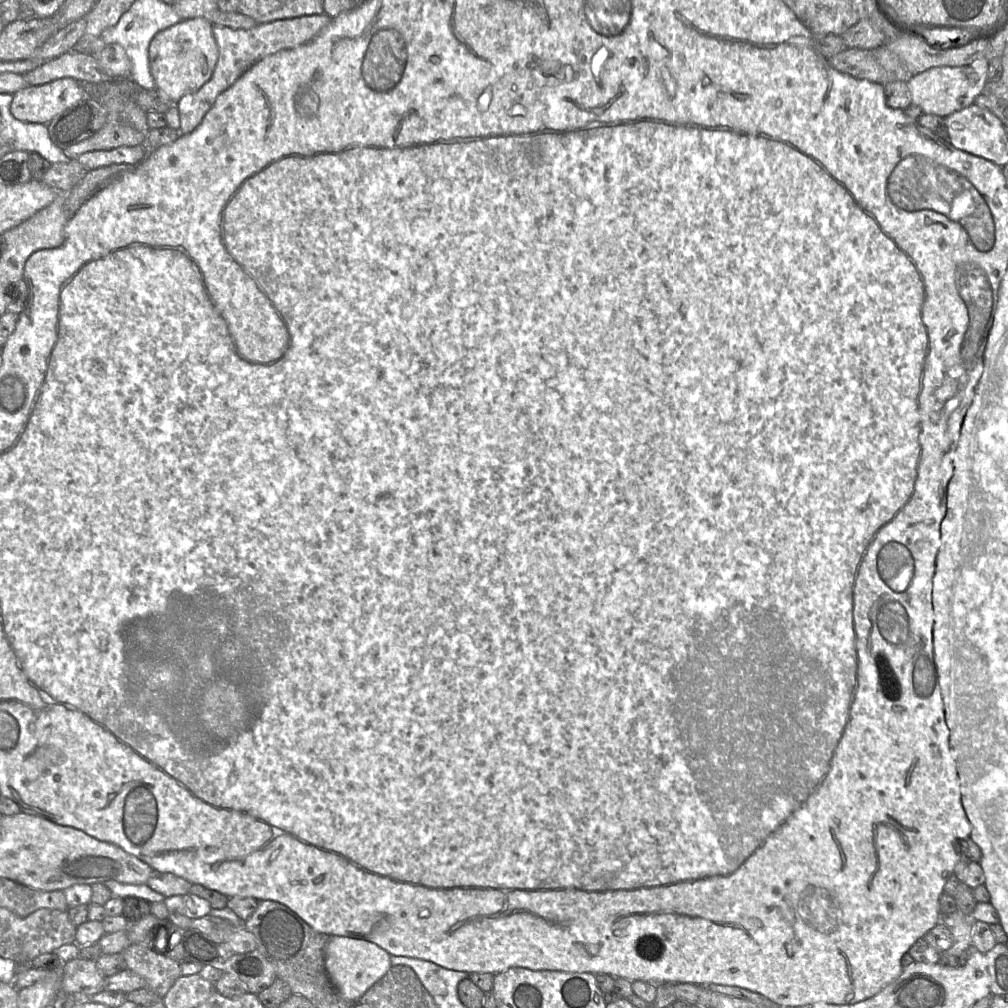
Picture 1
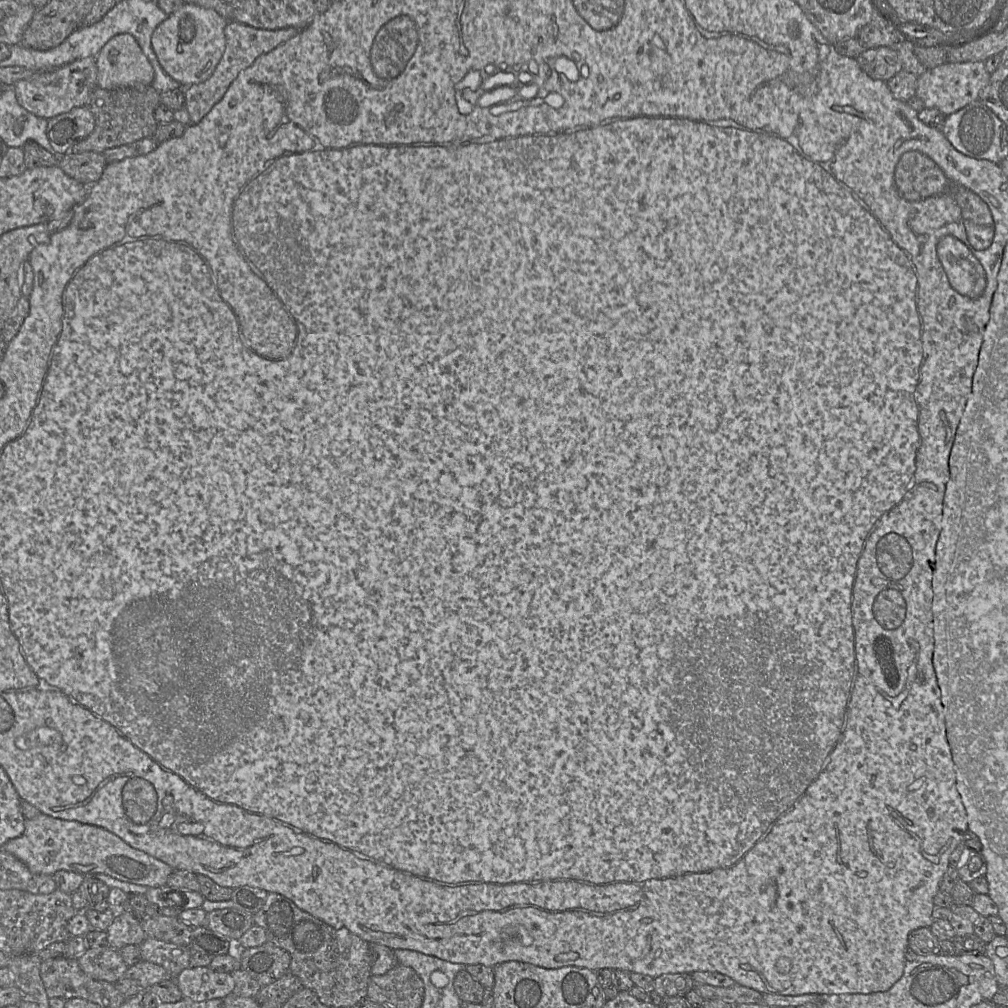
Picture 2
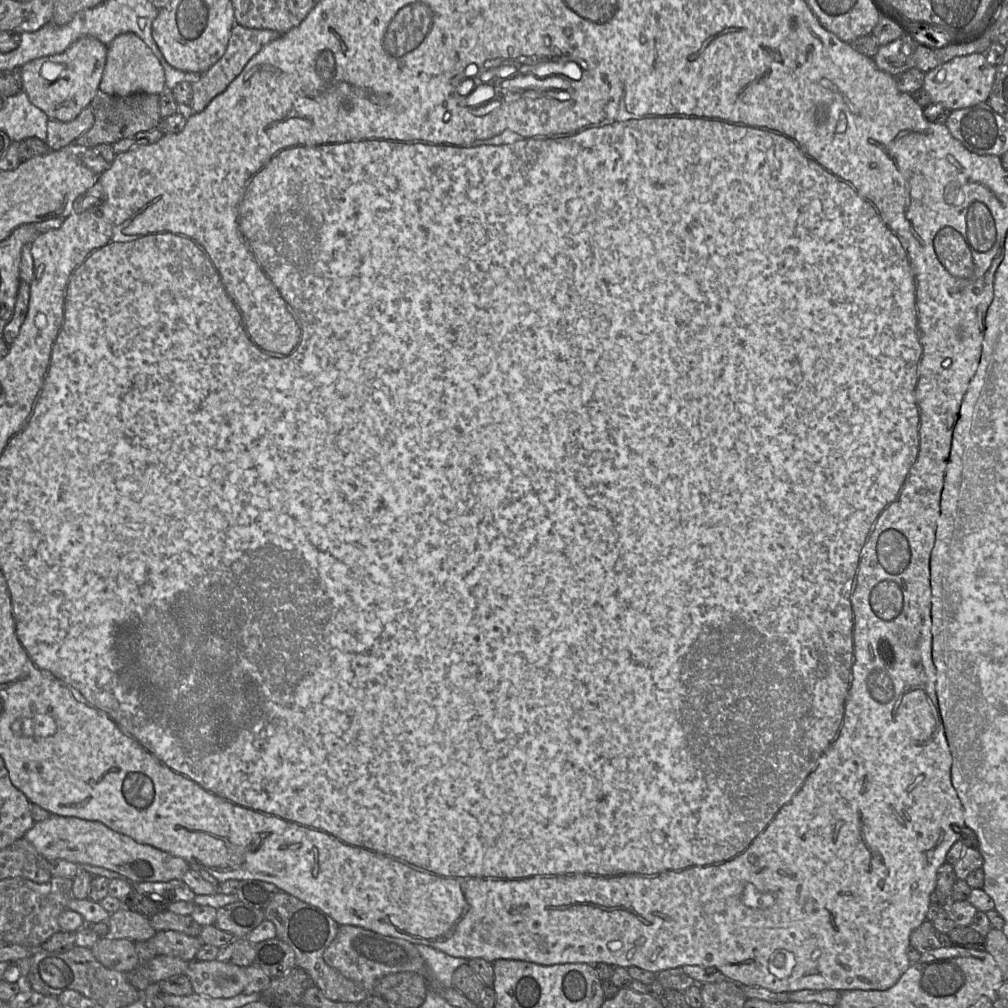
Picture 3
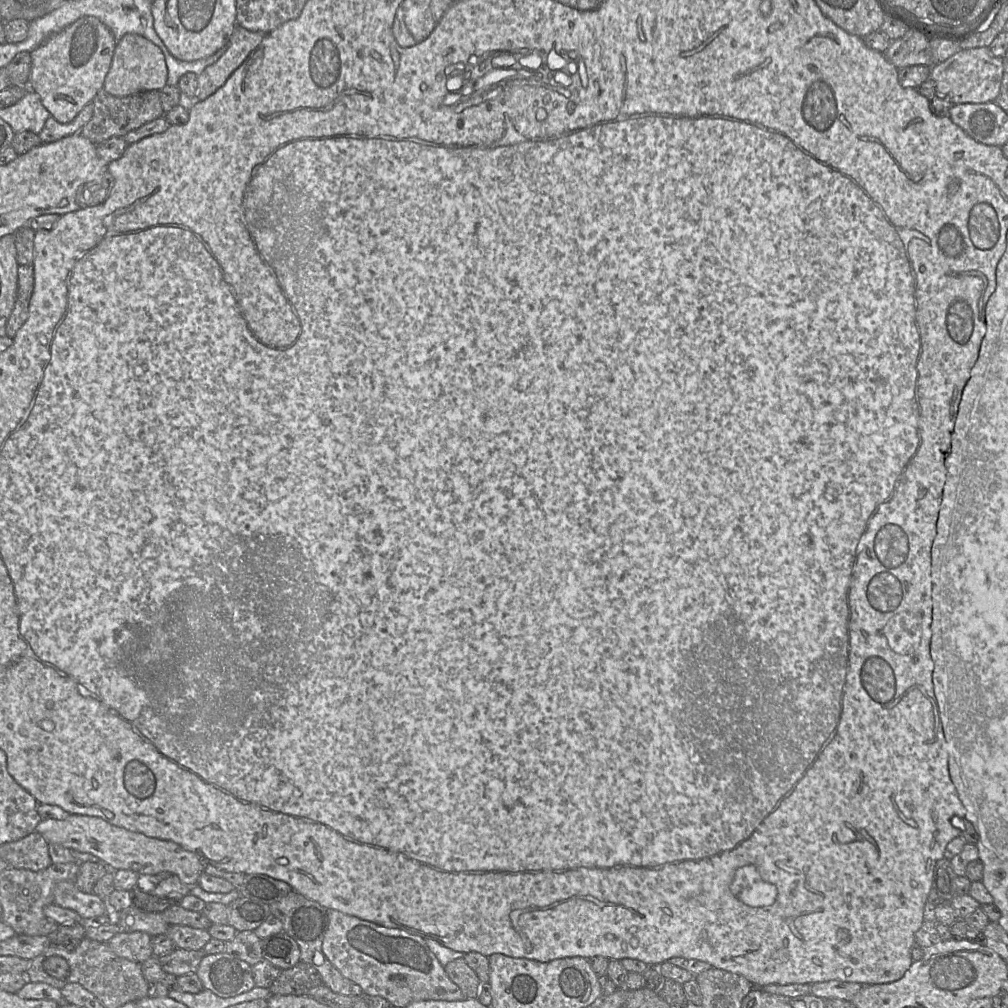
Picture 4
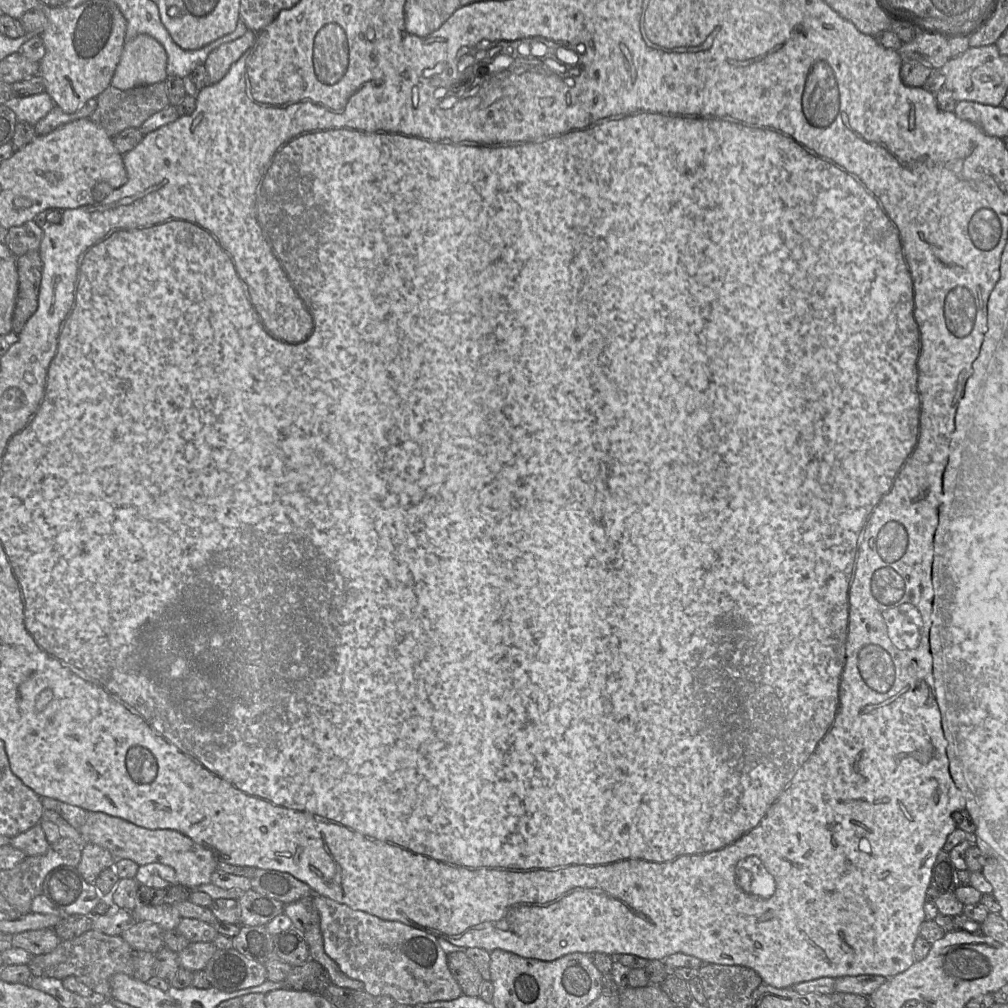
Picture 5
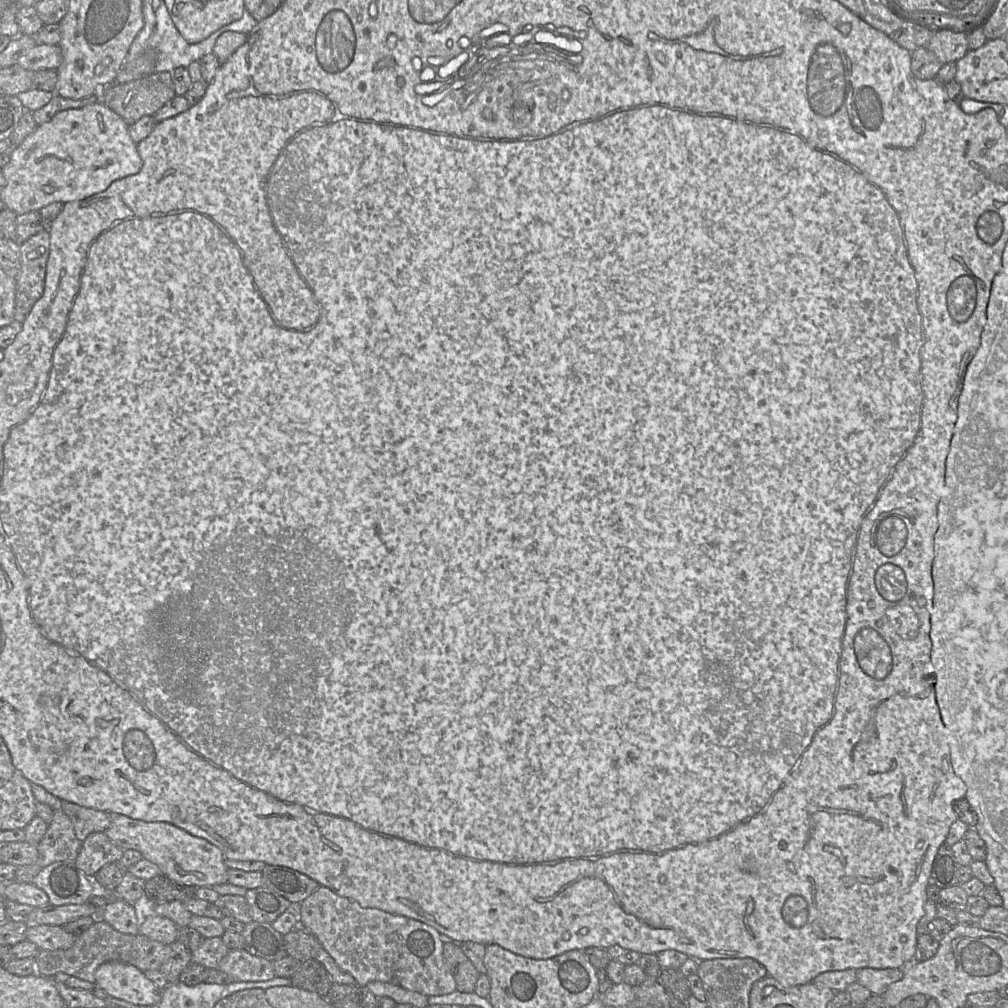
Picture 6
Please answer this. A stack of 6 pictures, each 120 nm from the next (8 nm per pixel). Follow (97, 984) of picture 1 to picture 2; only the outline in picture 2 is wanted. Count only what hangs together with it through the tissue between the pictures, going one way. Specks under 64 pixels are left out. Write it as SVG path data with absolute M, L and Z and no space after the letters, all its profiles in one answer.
M108 945L89 948L77 960L82 971L89 977L110 983L116 983L124 977L128 969L119 950Z

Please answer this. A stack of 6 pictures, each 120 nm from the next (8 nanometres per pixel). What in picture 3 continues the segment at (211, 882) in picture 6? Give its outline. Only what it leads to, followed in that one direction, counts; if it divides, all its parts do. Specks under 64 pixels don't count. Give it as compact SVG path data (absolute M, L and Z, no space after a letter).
M52 815L49 819L35 822L23 837L49 862L61 859L79 866L105 868L121 874L132 884L180 880L190 869L184 859L150 845L140 844L98 821Z

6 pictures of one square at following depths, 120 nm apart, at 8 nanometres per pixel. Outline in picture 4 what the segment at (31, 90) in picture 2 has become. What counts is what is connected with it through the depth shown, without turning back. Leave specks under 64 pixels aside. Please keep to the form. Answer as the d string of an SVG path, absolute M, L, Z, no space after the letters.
M84 16L50 36L31 53L32 67L28 88L36 92L44 107L60 123L71 122L80 111L104 87L105 77L110 69L117 41L110 29L94 16Z

